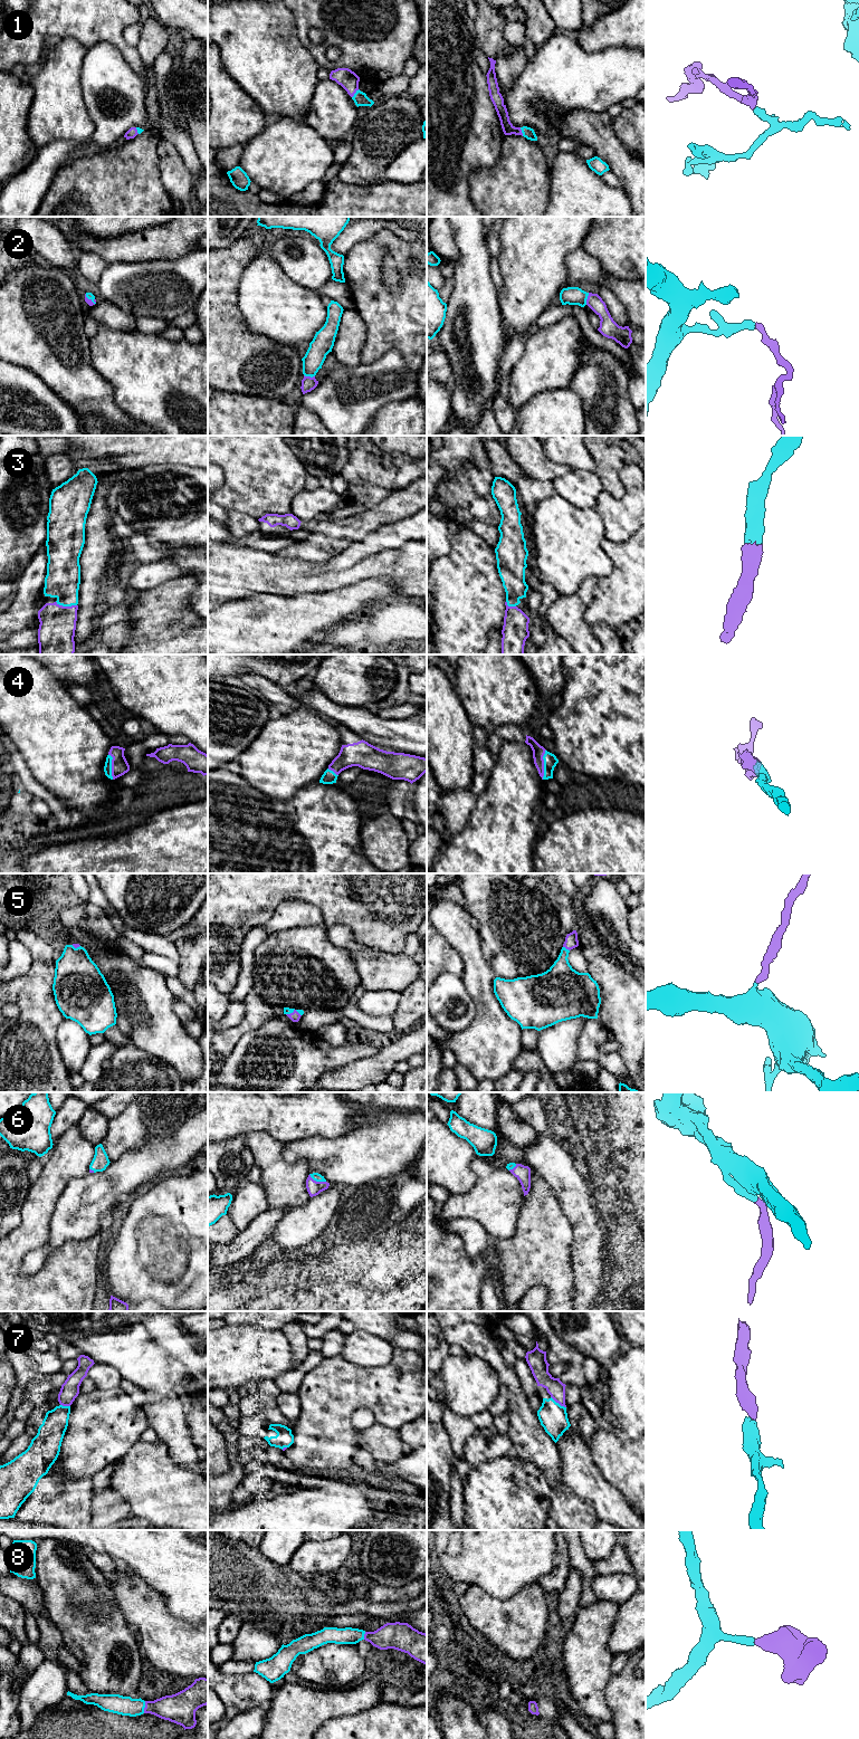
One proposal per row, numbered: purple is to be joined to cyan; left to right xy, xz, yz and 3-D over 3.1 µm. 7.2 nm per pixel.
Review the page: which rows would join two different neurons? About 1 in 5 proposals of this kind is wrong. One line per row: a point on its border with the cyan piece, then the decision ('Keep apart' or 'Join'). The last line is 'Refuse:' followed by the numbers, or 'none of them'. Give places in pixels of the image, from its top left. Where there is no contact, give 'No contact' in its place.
1: Touches cyan at xz (354, 94). Join
2: Touches cyan at yz (587, 298). Join
3: Touches cyan at xy (66, 605). Join
4: Touches cyan at yz (544, 764). Join
5: Touches cyan at yz (565, 948). Join
6: Touches cyan at xz (317, 1181). Join
7: Touches cyan at yz (557, 1403). Join
8: Touches cyan at xy (144, 1707). Join
Refuse: none of them

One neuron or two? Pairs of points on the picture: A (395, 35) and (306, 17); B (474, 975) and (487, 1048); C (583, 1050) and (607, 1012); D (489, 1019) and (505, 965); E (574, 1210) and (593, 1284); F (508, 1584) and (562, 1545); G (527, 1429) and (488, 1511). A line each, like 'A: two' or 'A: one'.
A: one
B: one
C: two
D: two
E: one
F: two
G: two

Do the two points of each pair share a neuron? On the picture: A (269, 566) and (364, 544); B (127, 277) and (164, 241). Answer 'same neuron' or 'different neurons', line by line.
A: different neurons
B: different neurons

